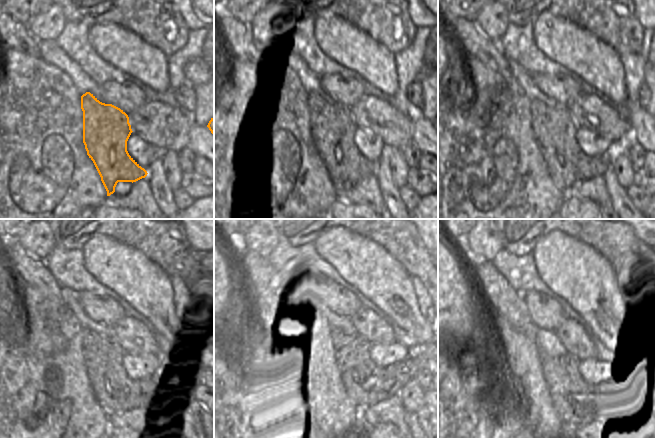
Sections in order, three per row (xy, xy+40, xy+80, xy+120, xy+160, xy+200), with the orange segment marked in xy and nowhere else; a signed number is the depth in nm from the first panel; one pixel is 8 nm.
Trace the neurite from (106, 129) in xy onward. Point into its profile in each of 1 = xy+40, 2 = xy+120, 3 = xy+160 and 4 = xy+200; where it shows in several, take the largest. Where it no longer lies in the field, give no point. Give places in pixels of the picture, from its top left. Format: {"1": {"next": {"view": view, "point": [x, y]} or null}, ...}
{"1": {"next": {"view": "xy+40", "point": [331, 126]}}, "2": {"next": {"view": "xy+120", "point": [116, 393]}}, "3": {"next": {"view": "xy+160", "point": [366, 384]}}, "4": {"next": {"view": "xy+200", "point": [591, 383]}}}

